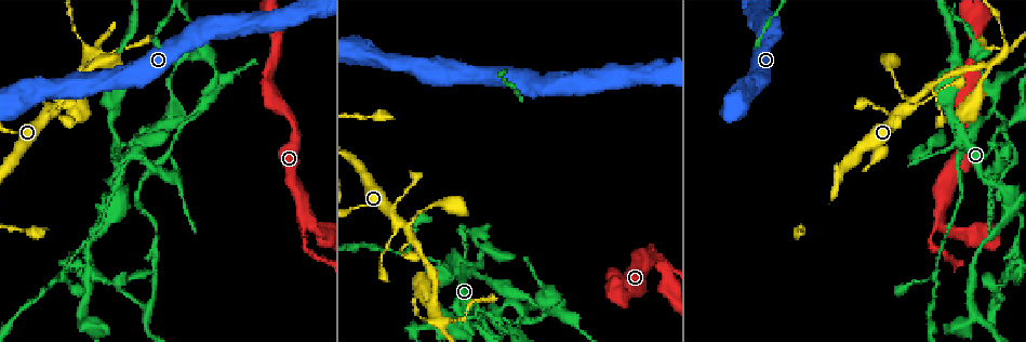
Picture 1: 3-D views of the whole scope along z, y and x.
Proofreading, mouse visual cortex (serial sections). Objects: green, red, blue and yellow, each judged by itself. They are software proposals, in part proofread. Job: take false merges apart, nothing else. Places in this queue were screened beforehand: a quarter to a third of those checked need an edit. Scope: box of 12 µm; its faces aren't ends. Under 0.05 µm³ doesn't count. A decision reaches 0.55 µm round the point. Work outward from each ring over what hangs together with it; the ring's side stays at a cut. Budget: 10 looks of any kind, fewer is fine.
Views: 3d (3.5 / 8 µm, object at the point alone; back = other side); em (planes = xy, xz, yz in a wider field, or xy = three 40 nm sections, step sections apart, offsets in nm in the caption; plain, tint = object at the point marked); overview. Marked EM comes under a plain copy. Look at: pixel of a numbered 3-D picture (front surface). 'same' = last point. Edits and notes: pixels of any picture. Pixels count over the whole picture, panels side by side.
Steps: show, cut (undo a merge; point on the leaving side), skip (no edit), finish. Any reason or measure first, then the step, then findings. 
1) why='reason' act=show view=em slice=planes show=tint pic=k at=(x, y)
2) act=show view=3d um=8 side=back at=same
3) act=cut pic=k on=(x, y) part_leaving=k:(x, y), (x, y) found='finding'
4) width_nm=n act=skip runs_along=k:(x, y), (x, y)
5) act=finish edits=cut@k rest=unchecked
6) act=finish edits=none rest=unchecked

why='calibre changes' act=show view=3d um=3.5 pic=1 at=(127, 158)

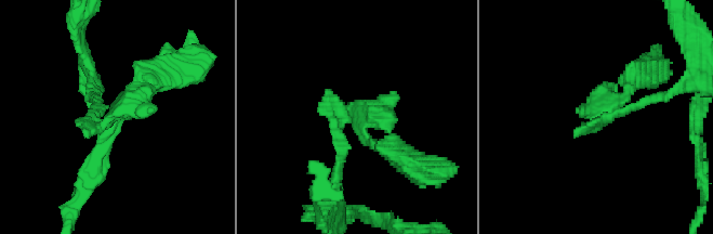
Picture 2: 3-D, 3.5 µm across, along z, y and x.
why='now the EM' act=show view=em slice=xy step=3 show=tint pic=2 at=(115, 110)

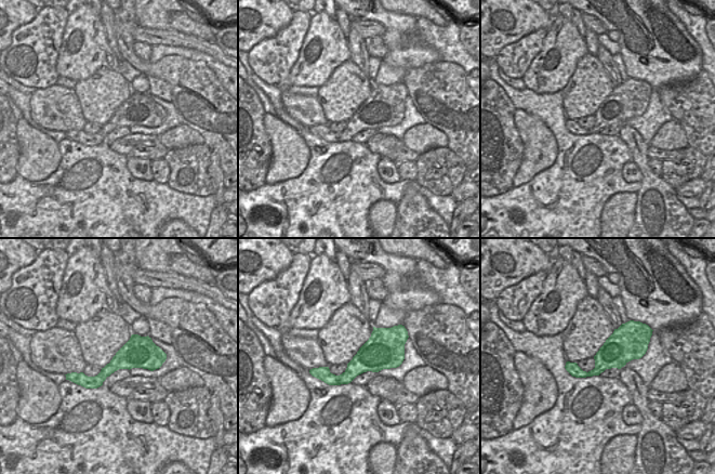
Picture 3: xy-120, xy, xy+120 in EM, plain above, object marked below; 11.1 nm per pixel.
width_nm=400 act=skip runs_along=3:(162, 355), (130, 355), (97, 380), (75, 376) found='continuous, no second cell'

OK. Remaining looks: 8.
why='side arm on a straight run' act=show view=3d um=3.5 side=back pic=1 at=(482, 312)

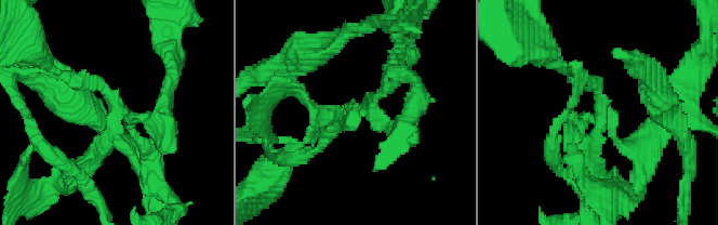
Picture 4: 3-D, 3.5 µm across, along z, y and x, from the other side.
why='need the tissue' act=show view=em slice=xy step=2 show=tint pic=4 at=(601, 106)

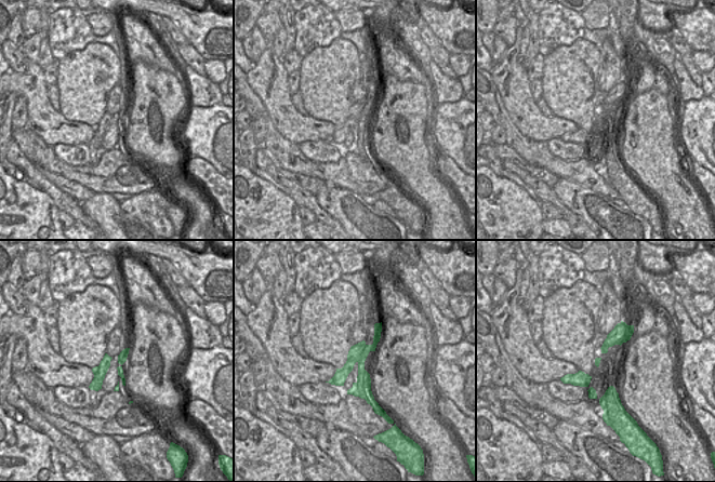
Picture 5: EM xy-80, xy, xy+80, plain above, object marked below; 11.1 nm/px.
why='cut it another way' act=show view=em slice=xy step=3 show=tint at=same

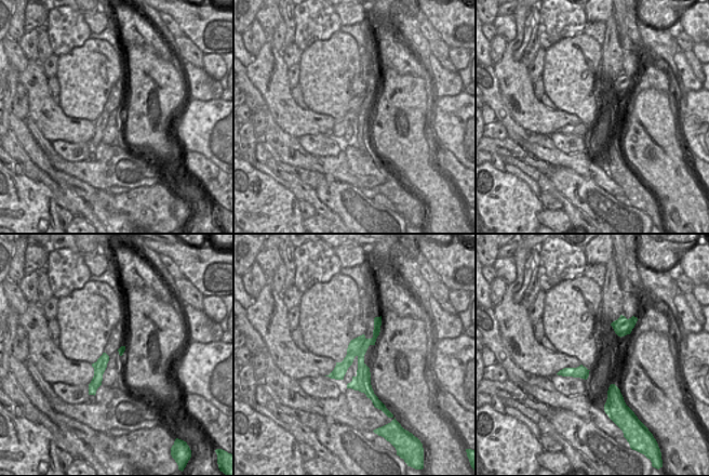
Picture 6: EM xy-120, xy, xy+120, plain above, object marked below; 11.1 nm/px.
act=cut pic=4 on=(90, 78) part_leaving=4:(115, 103), (89, 79), (28, 69) found='two cells meet here'

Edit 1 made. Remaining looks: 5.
why='sharp bend' act=show view=3d um=8 pic=1 at=(912, 105)

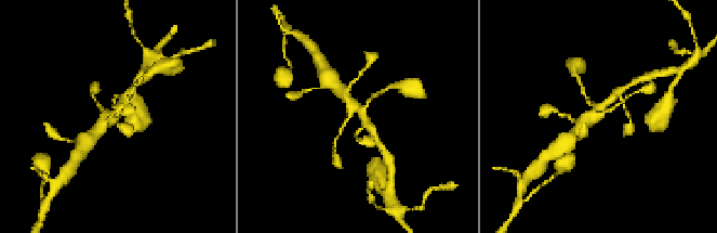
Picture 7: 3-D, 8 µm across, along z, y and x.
why='zoom in' act=show view=3d um=3.5 pic=7 at=(360, 113)

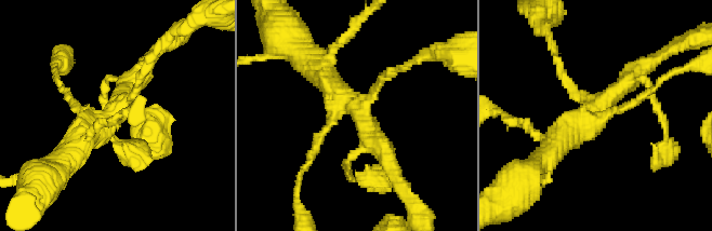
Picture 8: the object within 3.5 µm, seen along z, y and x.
arms=4 arm_widths_nm=150,150,250,400 act=show view=em slice=planes show=tint pic=8 at=(112, 114)

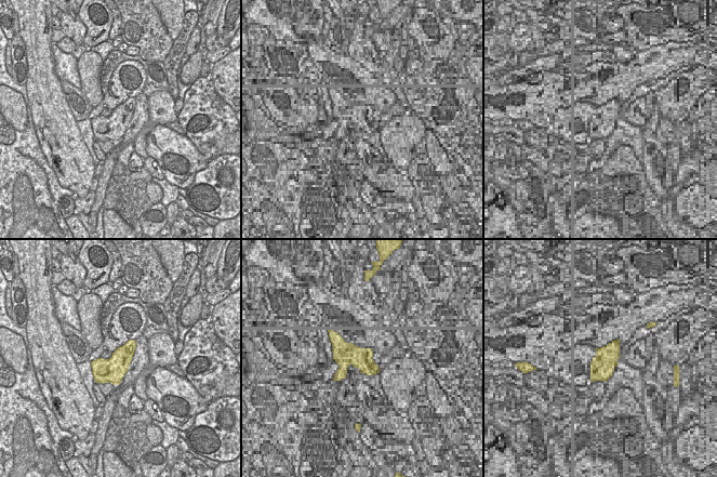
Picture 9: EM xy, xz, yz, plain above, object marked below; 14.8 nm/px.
act=skip found='continuous, no second cell'

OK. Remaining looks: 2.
act=finish edits=cut@4 rest=unchecked

